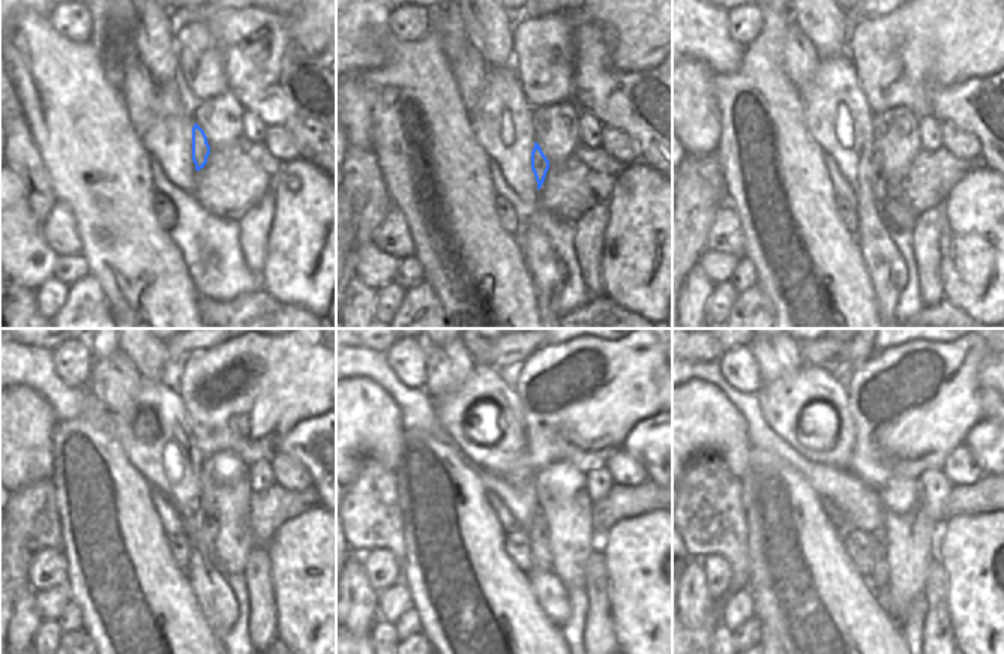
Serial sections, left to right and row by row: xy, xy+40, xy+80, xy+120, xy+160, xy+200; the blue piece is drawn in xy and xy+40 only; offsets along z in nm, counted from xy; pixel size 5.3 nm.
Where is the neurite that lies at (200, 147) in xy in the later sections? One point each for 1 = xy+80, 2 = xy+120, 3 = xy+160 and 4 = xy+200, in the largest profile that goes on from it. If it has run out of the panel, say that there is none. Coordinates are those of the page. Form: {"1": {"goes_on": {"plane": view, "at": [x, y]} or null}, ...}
{"1": {"goes_on": {"plane": "xy+80", "at": [880, 185]}}, "2": {"goes_on": {"plane": "xy+120", "at": [206, 525]}}, "3": {"goes_on": {"plane": "xy+160", "at": [539, 530]}}, "4": {"goes_on": {"plane": "xy+200", "at": [878, 579]}}}

